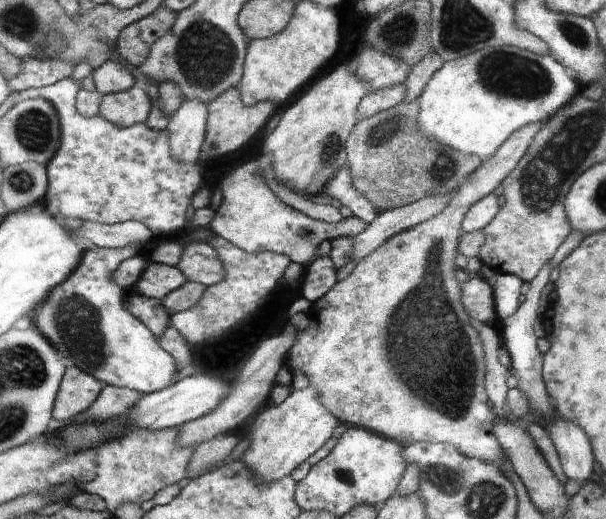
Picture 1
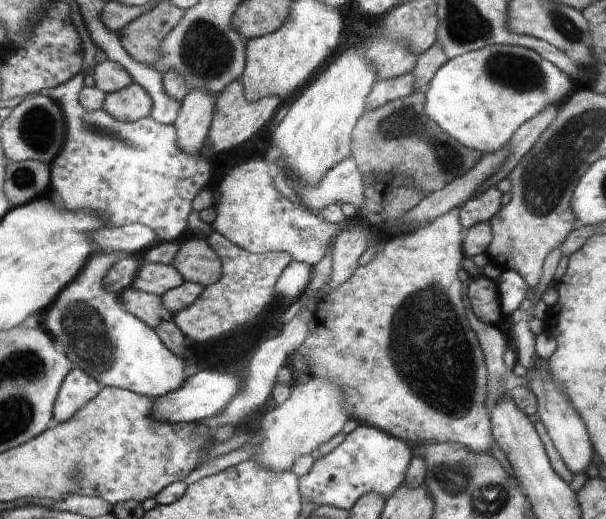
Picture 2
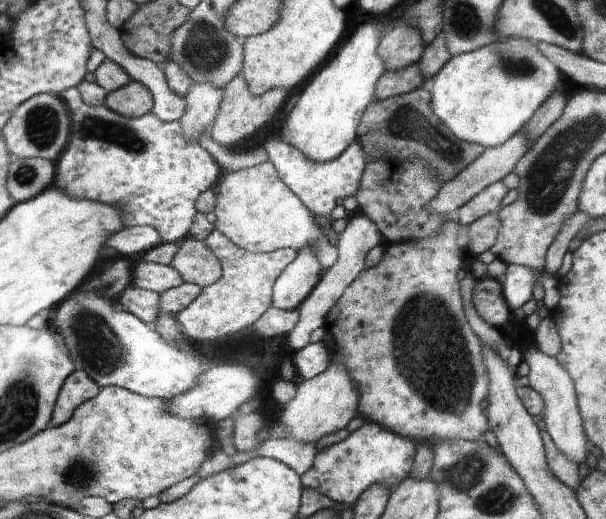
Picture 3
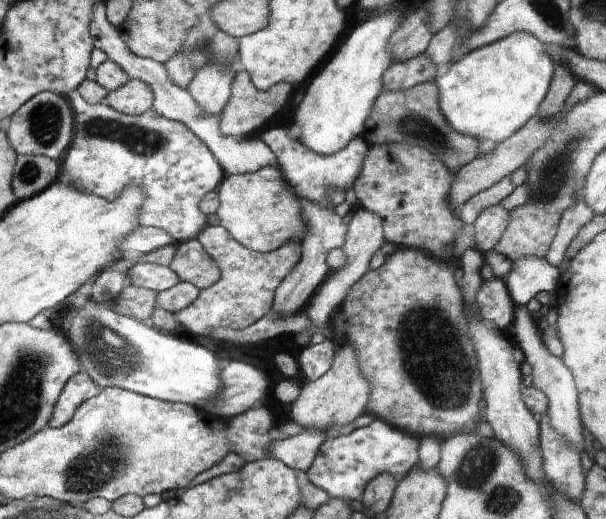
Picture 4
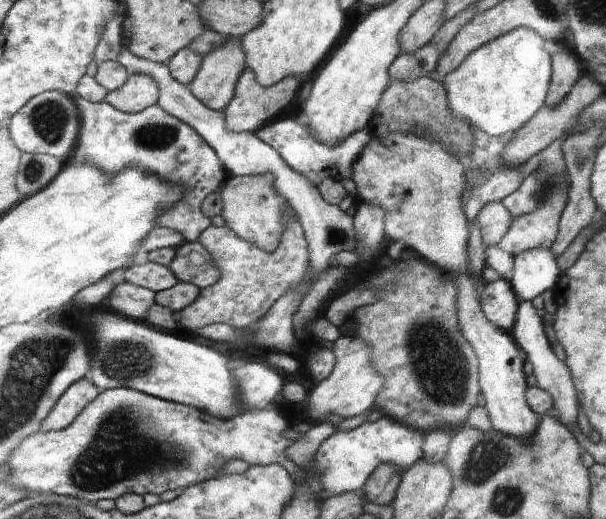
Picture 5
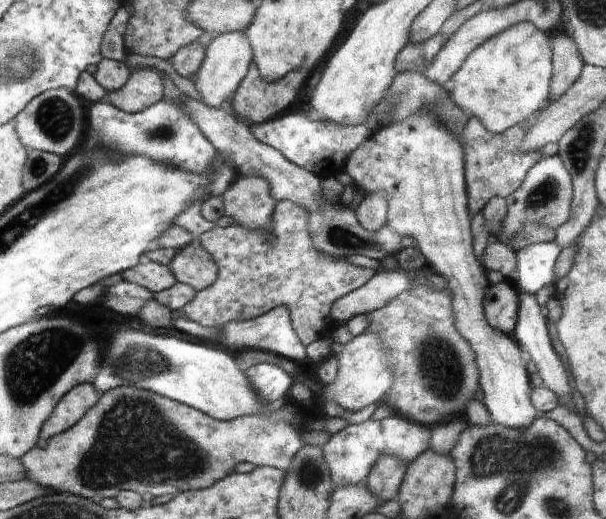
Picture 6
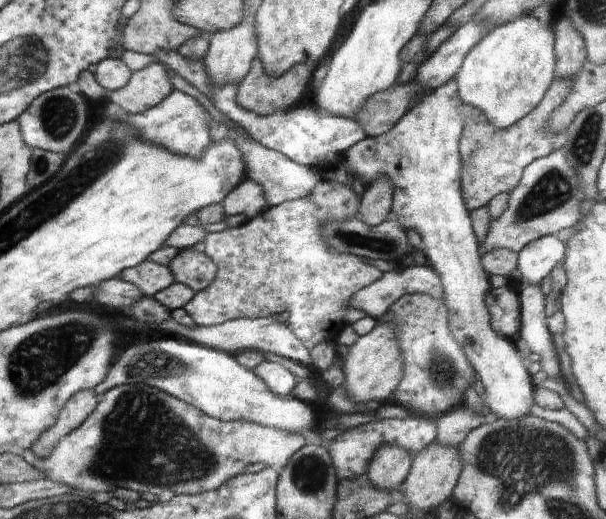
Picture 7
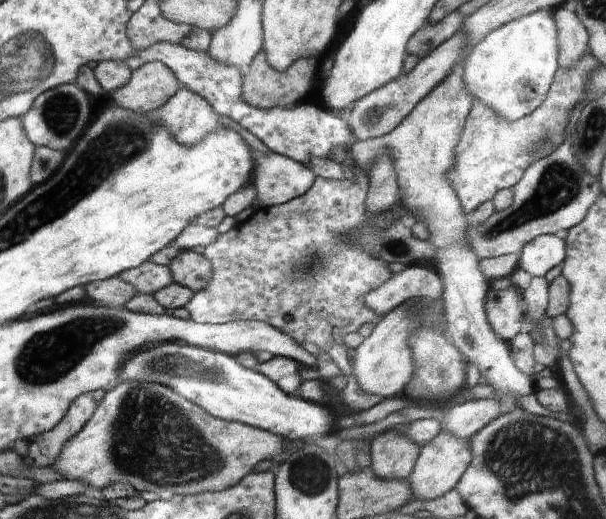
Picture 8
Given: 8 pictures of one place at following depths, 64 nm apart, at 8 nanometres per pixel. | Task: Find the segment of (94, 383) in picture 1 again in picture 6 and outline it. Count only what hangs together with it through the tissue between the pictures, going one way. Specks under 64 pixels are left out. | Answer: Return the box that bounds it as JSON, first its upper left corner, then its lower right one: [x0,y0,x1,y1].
[38,384,100,448]

